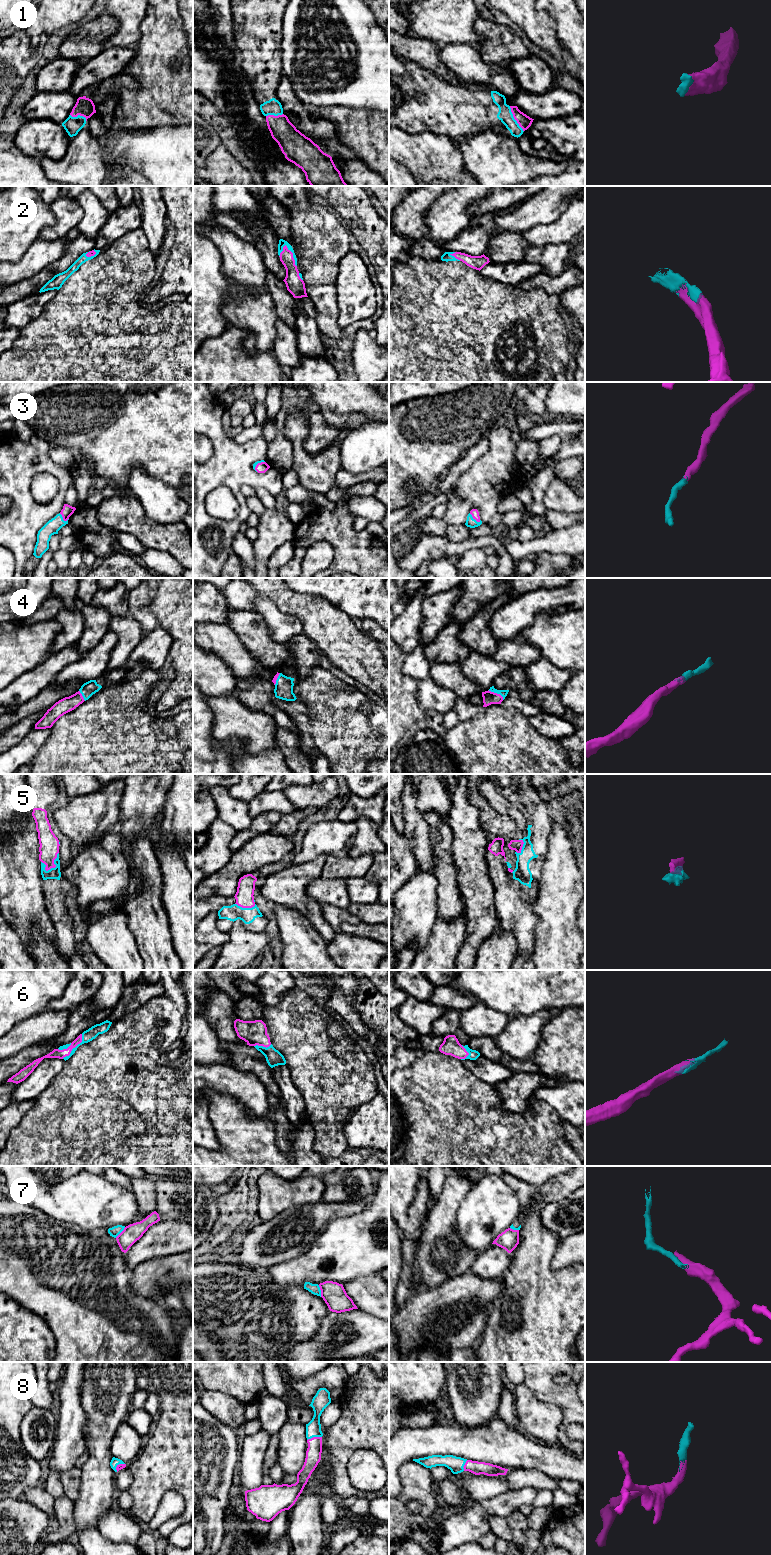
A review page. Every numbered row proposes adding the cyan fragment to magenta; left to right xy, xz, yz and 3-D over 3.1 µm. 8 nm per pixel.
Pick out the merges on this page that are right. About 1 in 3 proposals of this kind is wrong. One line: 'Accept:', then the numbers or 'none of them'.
Accept: 1, 2, 3, 4, 5, 6, 8

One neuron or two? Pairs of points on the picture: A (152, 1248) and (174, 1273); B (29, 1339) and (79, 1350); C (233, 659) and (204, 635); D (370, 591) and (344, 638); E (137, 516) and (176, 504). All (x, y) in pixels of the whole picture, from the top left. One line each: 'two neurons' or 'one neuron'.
A: two neurons
B: two neurons
C: one neuron
D: two neurons
E: two neurons

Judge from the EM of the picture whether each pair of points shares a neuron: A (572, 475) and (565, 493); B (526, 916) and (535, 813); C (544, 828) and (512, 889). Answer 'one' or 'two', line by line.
A: two
B: one
C: one

